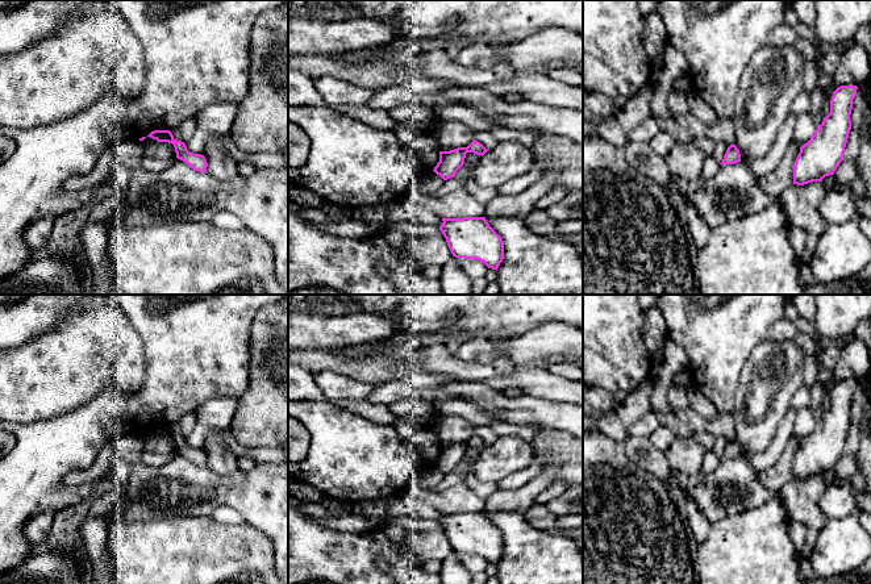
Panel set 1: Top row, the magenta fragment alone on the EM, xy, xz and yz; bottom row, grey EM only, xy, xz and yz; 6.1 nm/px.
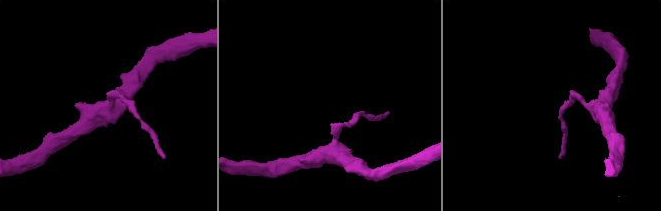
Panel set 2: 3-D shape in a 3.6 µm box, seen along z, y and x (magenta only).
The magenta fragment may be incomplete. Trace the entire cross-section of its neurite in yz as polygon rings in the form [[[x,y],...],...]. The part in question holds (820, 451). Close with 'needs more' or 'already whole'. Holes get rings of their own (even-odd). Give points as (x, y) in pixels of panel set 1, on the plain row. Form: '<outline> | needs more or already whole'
[[[850,379],[841,380],[833,387],[830,408],[824,412],[810,434],[800,442],[793,459],[793,479],[822,476],[825,471],[833,470],[843,455],[857,384],[857,380]]] | already whole

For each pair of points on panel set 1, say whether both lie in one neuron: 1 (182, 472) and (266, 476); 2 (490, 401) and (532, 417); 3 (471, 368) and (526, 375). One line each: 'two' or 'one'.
1: one
2: one
3: one

